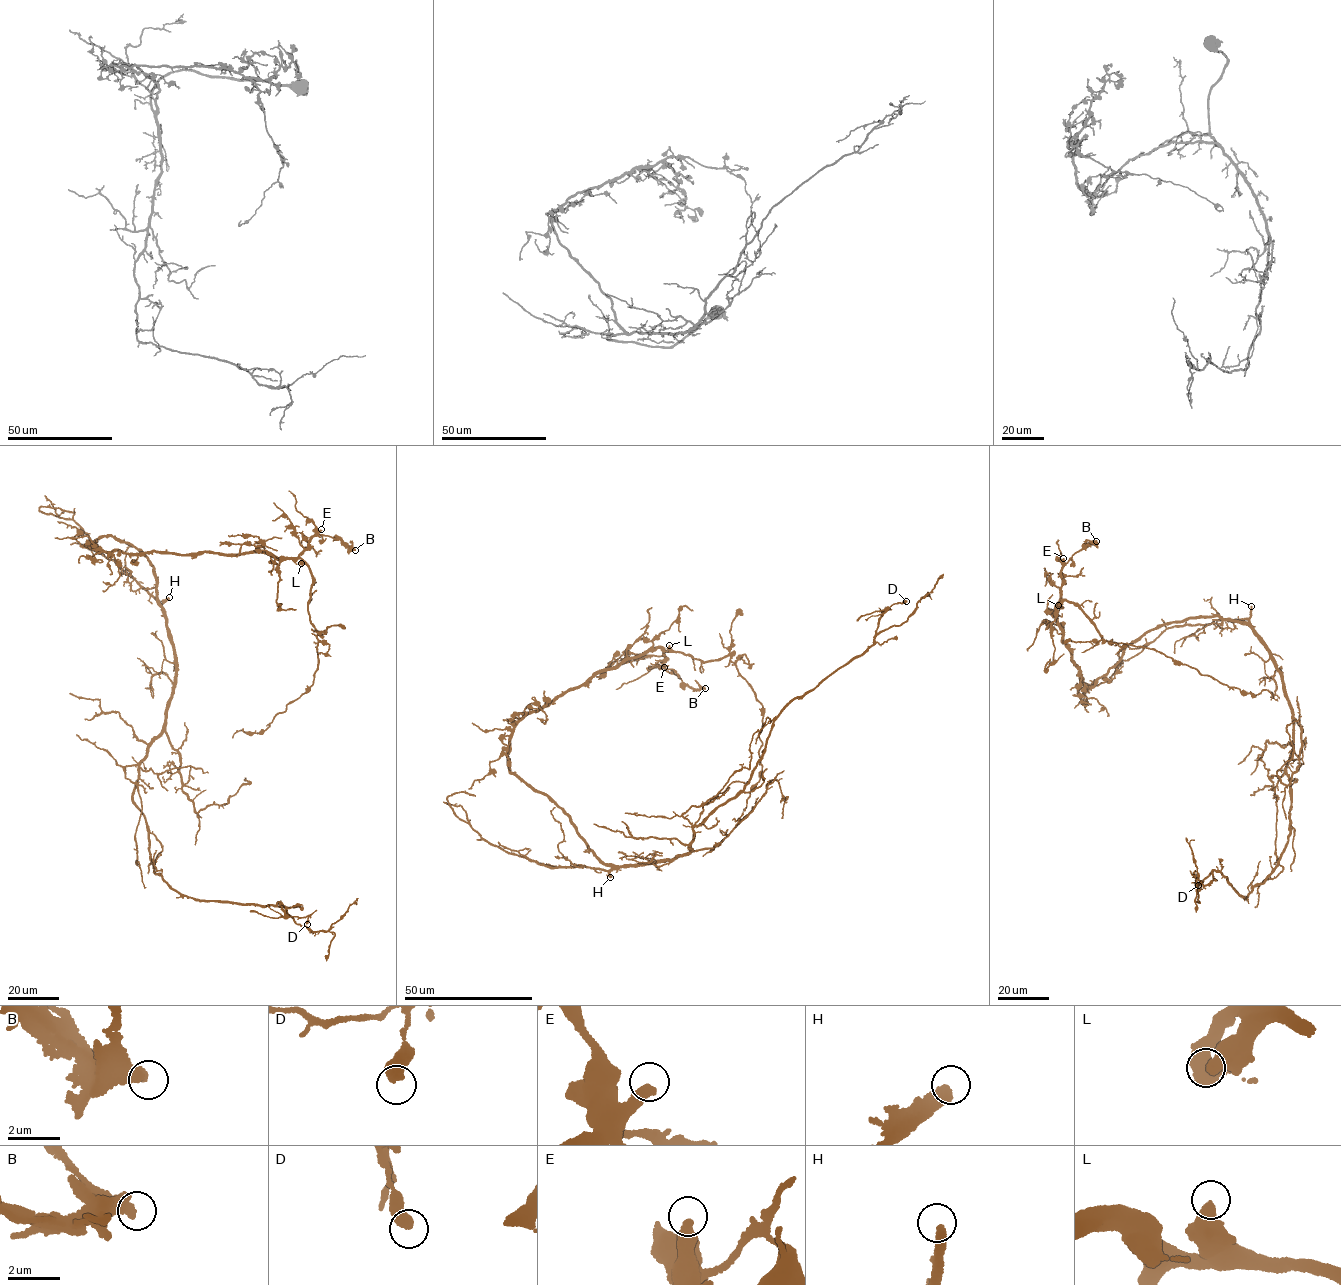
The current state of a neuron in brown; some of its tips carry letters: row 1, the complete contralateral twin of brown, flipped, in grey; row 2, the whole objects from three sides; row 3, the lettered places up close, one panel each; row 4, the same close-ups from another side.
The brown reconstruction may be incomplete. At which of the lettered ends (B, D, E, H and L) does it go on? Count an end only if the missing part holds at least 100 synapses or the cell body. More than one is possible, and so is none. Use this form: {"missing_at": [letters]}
{"missing_at": ["E", "H"]}

